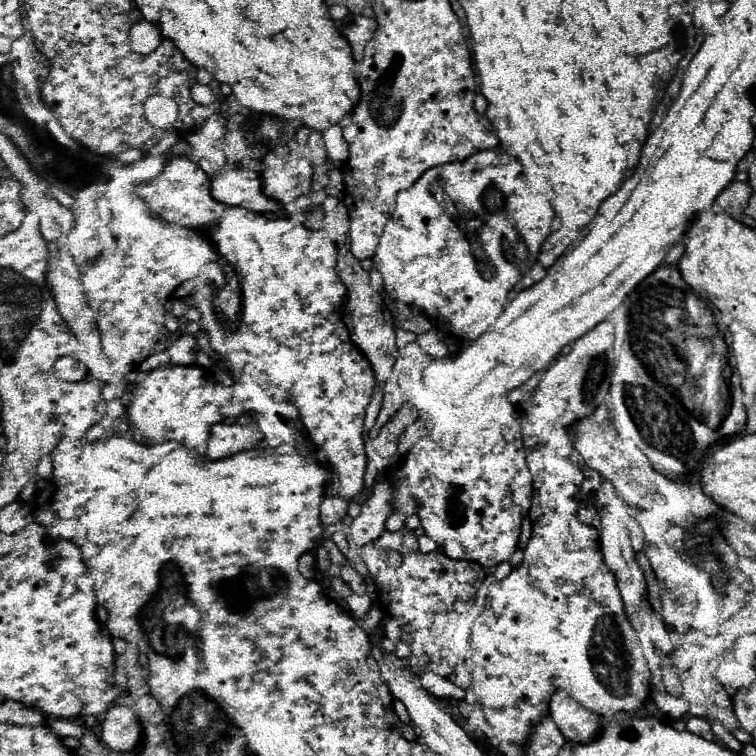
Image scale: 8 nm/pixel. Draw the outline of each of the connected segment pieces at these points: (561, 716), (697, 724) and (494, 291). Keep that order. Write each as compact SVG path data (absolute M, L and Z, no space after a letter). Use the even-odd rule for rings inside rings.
M564 689L552 693L548 715L570 741L588 741L598 729L598 715L574 701Z
M688 715L688 719L686 719L686 729L688 729L690 733L696 733L696 735L708 739L708 741L714 739L714 733L712 733L712 729L710 729L710 723L708 723L706 719L702 719L702 717Z
M500 147L478 151L478 153L470 155L466 161L446 163L446 165L438 165L438 167L432 167L432 169L424 171L422 177L418 177L418 181L412 187L408 187L408 189L404 189L404 191L398 193L398 197L396 197L396 209L394 209L390 221L386 223L386 227L384 227L382 235L380 235L380 243L378 243L378 249L376 249L376 255L374 255L374 265L376 265L376 269L384 277L384 289L388 293L388 297L398 299L398 301L408 303L408 305L416 305L420 309L426 309L428 313L438 313L438 315L448 317L452 321L452 325L454 325L454 331L462 339L474 341L482 333L486 333L486 329L490 329L490 325L494 325L494 321L502 315L502 309L508 305L508 293L510 293L510 289L522 279L522 275L538 259L540 245L550 235L554 217L556 217L556 211L550 205L550 201L544 195L530 193L528 183L526 183L526 175L520 173L520 161L516 157L508 155Z

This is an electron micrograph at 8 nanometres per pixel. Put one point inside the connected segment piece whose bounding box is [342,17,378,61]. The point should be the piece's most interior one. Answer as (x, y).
(358, 34)

